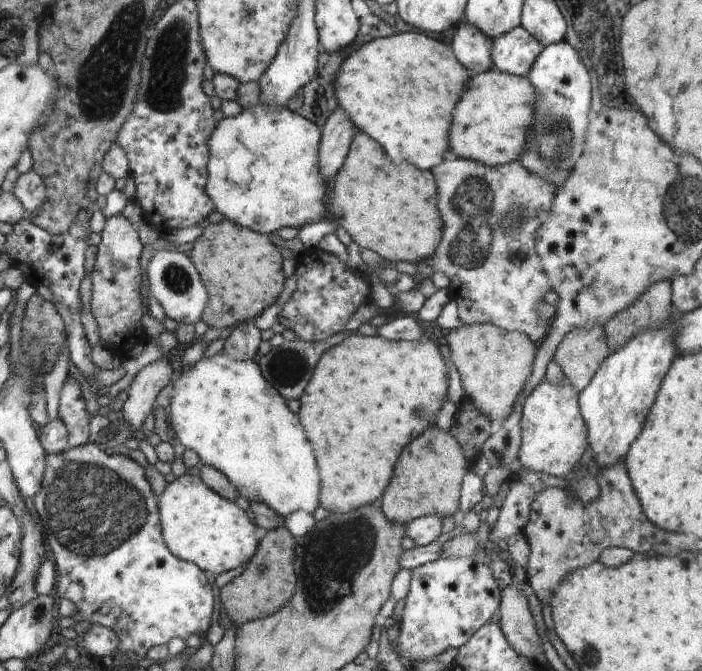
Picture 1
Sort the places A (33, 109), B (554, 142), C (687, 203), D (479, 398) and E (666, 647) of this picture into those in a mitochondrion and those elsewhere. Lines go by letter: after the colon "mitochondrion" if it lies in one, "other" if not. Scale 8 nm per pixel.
A: other
B: mitochondrion
C: mitochondrion
D: other
E: other

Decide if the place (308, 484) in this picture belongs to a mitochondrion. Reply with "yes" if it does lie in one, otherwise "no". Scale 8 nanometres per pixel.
no

